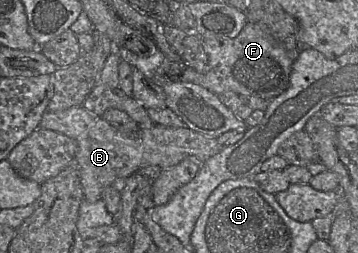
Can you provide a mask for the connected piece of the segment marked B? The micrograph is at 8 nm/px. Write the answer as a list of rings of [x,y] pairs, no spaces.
[[[83,106],[58,112],[46,111],[40,127],[62,133],[76,141],[75,167],[80,175],[84,199],[88,202],[102,199],[103,190],[117,179],[126,179],[137,171],[166,169],[186,158],[195,158],[203,163],[223,148],[217,138],[208,137],[187,126],[169,127],[154,123],[150,127],[138,128],[134,135],[126,135]]]

